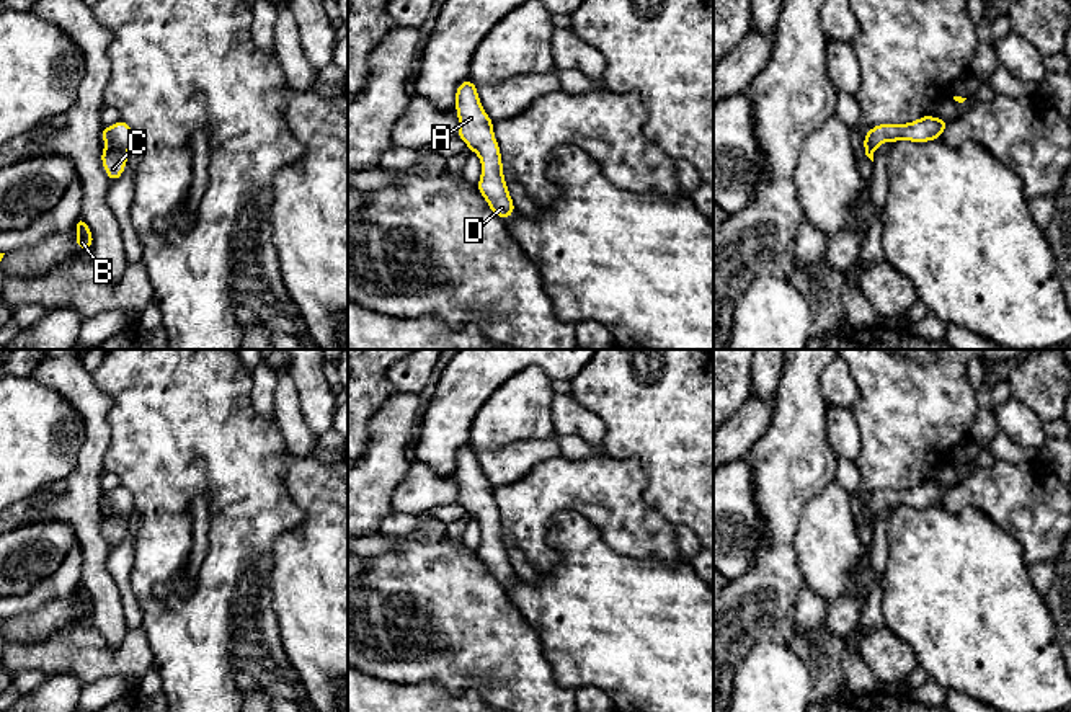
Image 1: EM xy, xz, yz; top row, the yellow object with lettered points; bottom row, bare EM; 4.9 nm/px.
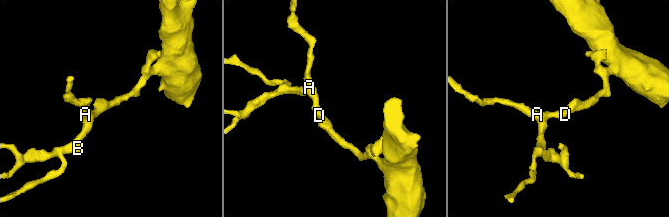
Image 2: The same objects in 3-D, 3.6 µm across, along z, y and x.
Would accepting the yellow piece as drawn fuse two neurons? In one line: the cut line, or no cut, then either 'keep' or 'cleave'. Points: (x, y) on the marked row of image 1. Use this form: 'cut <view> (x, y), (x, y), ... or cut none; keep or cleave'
cut none; keep

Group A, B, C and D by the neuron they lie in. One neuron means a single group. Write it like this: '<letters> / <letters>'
A B C D

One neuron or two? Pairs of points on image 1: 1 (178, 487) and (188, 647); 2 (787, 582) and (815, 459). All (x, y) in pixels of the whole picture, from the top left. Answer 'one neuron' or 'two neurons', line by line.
1: one neuron
2: one neuron

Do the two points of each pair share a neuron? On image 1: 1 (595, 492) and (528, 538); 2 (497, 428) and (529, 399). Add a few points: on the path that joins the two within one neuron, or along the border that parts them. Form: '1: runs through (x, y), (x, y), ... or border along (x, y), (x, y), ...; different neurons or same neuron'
1: runs through (577, 492), (565, 492), (537, 520); same neuron
2: runs through (505, 420), (521, 407); same neuron

